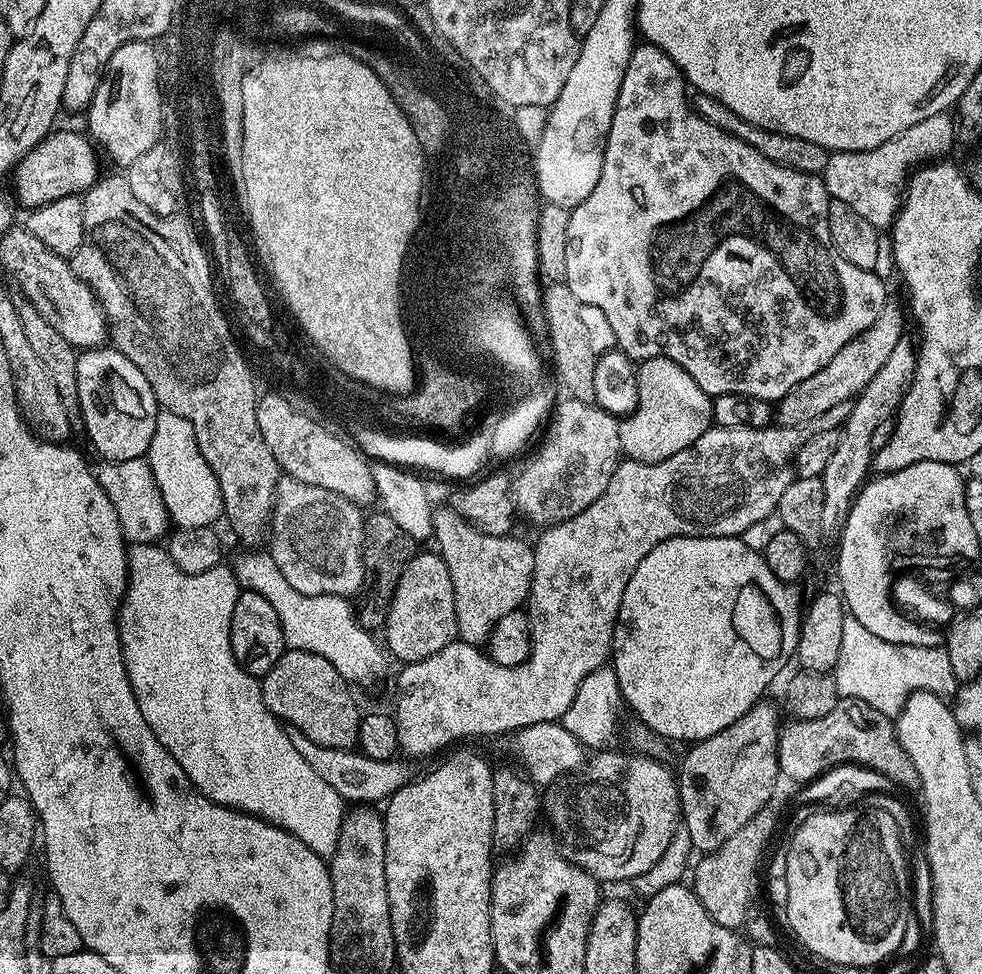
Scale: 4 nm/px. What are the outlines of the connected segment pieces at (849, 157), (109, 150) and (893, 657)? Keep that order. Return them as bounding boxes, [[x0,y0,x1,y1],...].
[[822,112,958,230],[87,40,166,166],[834,615,958,718]]

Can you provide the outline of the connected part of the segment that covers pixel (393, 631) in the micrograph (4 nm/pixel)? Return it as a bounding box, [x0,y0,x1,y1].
[382,551,457,665]

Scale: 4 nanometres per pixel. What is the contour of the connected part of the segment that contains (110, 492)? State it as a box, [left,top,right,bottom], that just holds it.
[95,459,170,545]

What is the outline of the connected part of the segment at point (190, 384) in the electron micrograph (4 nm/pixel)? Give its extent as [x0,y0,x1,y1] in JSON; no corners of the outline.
[70,175,282,550]

